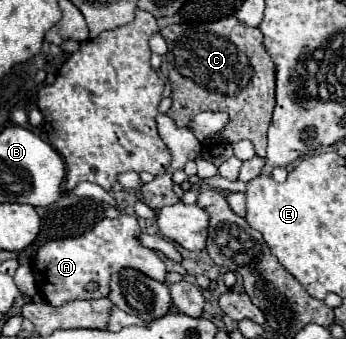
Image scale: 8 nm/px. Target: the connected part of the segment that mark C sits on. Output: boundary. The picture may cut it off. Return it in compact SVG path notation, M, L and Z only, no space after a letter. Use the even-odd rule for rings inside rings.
M228 16L216 22L208 24L170 24L160 30L162 38L168 44L168 78L172 86L172 106L168 110L168 116L178 124L178 126L188 126L190 118L194 118L200 112L218 112L224 110L230 116L230 122L222 128L222 132L214 134L210 142L228 142L234 144L242 138L248 138L258 156L266 156L266 132L272 120L272 110L274 110L274 94L276 94L276 66L272 58L266 54L264 42L262 42L262 32L260 28L246 26L240 22L236 16ZM228 80L234 80L234 94L228 92Z

